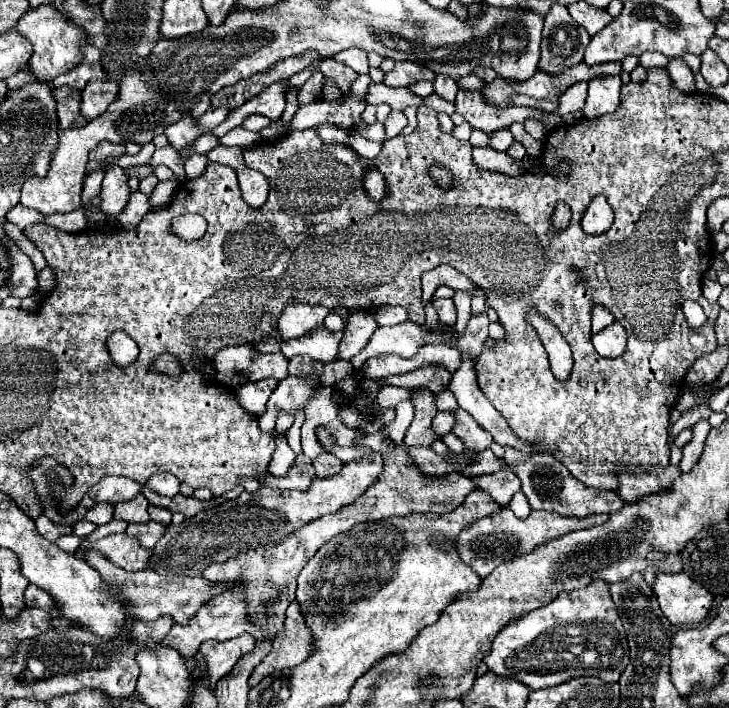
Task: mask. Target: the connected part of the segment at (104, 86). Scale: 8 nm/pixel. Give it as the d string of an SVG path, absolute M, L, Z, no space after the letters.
M89 81L89 85L81 91L81 115L91 121L105 113L113 97L117 95L119 85L115 81Z

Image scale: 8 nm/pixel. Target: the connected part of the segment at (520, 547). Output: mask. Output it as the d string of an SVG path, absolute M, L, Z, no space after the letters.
M501 509L489 517L483 517L481 521L475 521L469 529L463 529L457 539L457 551L459 551L459 557L467 565L471 565L479 577L487 577L501 563L527 555L533 549L537 549L539 545L551 541L553 537L563 537L571 531L601 525L605 519L607 519L605 513L593 513L593 515L579 519L579 517L565 517L565 515L559 515L553 511L531 511L531 515L527 519L517 519L511 509Z

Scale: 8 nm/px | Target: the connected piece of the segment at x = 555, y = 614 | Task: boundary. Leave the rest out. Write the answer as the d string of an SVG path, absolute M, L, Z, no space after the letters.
M595 579L583 589L563 591L543 609L535 609L507 623L495 637L483 663L503 679L515 679L529 689L553 687L573 677L599 677L617 683L629 663L625 629L609 593L609 585Z

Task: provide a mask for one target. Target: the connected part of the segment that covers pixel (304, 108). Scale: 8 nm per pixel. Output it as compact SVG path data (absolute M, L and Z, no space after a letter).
M359 73L355 81L351 83L349 91L341 95L341 101L315 101L309 105L301 105L299 111L295 113L293 121L285 127L281 135L287 135L297 129L307 129L307 127L317 127L321 123L333 123L341 129L353 129L361 123L361 113L367 107L365 95L369 89L371 77L369 73Z

